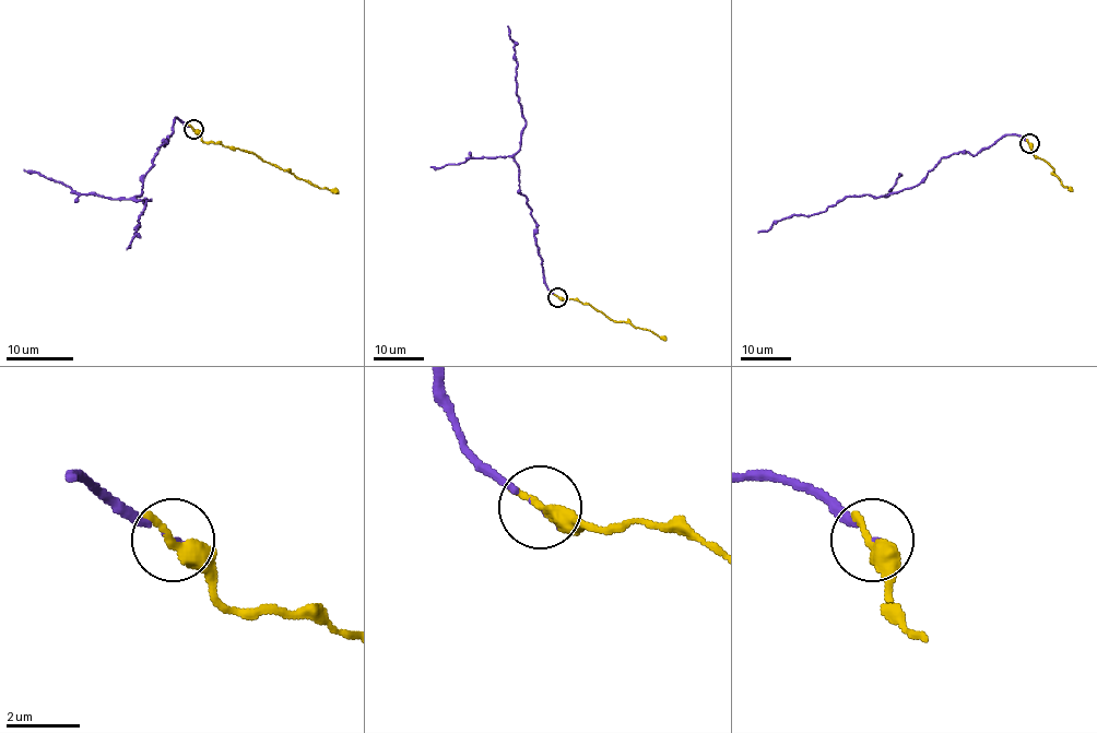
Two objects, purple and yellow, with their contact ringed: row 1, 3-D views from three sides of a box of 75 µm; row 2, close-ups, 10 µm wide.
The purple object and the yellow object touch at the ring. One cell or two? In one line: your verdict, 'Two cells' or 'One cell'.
Two cells

